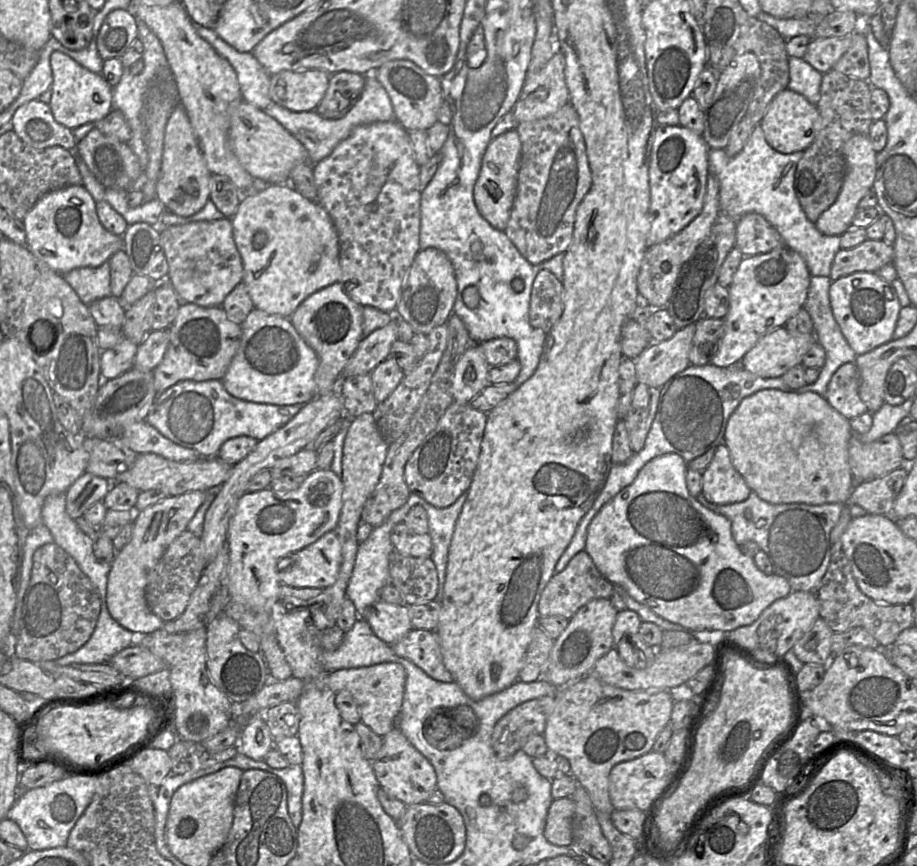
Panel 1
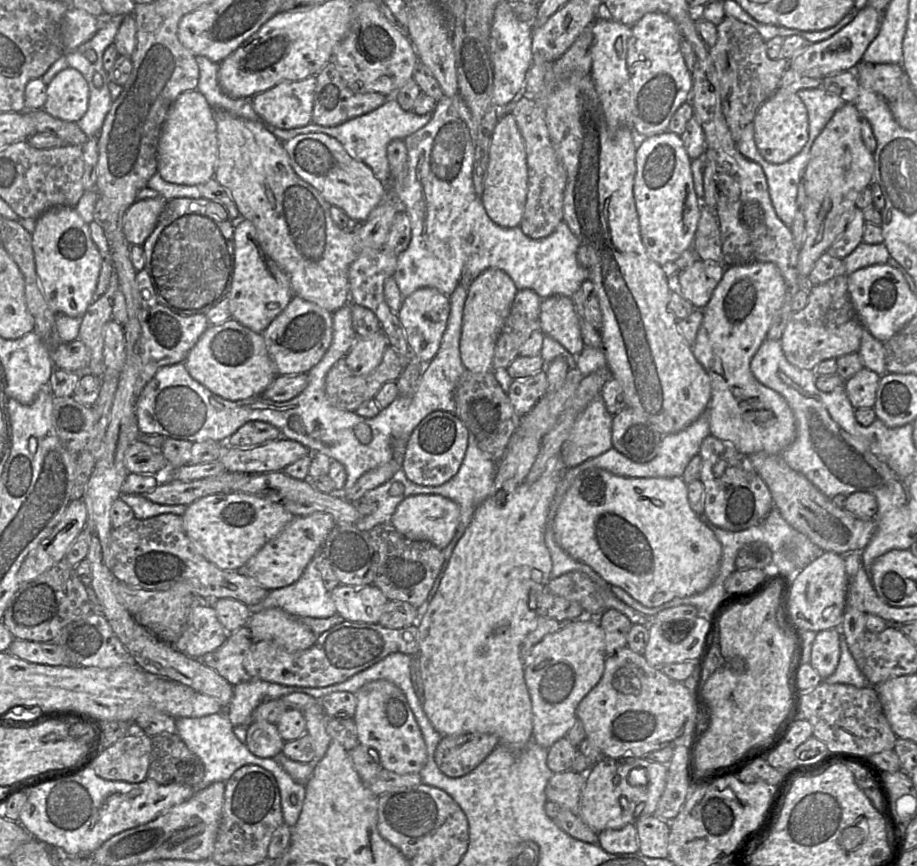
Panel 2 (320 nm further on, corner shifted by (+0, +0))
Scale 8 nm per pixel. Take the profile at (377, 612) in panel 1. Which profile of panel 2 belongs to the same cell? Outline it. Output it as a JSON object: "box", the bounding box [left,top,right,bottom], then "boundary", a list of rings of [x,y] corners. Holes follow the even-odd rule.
{"box":[329,584,388,624],"boundary":[[[340,584],[329,593],[337,614],[349,622],[378,624],[388,602],[384,594],[373,585],[353,587]]]}

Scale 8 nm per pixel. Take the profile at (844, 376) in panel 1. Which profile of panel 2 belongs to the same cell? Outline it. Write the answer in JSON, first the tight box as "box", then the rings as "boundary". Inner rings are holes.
{"box":[845,368,880,410],"boundary":[[[863,368],[845,381],[845,391],[855,410],[874,407],[880,378],[874,371]]]}

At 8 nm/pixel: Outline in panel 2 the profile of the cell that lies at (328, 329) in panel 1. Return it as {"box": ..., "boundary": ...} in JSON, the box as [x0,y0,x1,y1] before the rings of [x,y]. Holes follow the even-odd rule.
{"box":[262,296,333,376],"boundary":[[[294,296],[262,336],[278,376],[304,374],[322,359],[332,342],[333,314],[315,303]]]}

